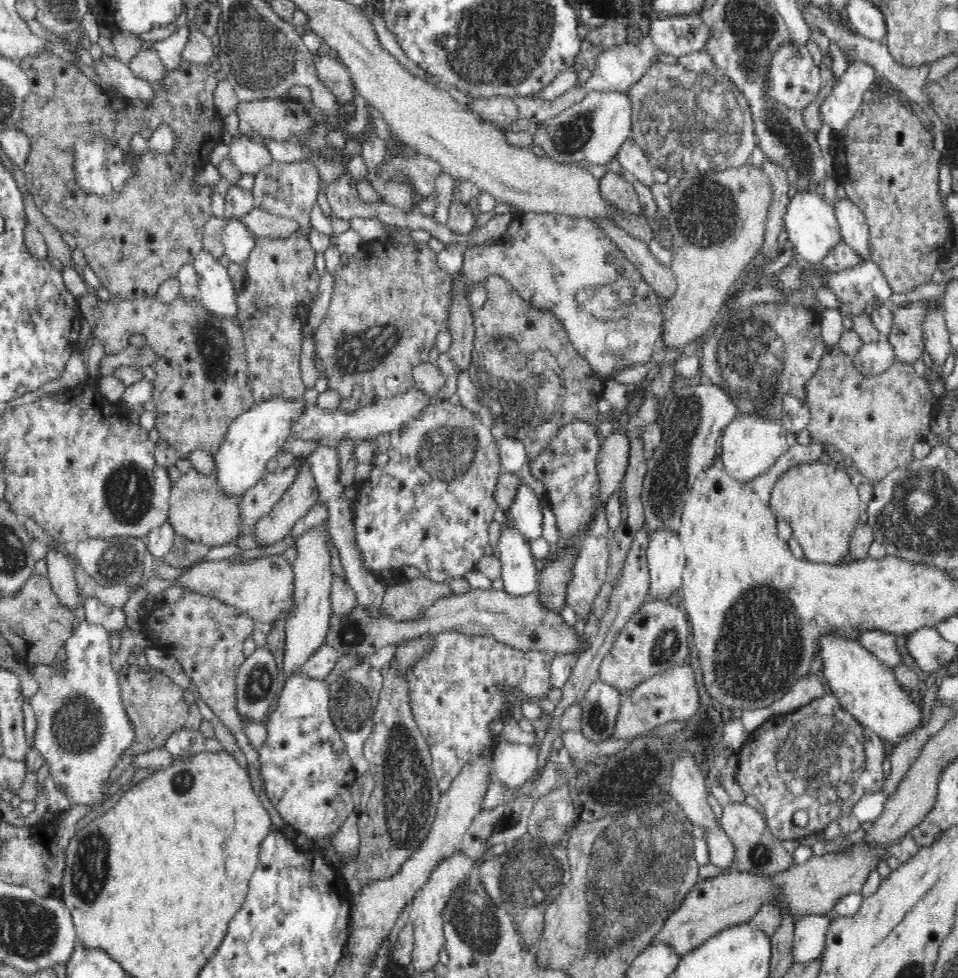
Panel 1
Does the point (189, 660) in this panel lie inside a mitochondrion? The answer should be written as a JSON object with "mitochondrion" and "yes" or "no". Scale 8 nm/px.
{"mitochondrion":"no"}

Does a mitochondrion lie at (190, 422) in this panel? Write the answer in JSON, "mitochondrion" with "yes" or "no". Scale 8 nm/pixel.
{"mitochondrion":"no"}

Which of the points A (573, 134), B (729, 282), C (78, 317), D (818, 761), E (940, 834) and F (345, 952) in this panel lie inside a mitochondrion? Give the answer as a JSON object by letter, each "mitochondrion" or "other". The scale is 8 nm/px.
{"A":"mitochondrion","B":"other","C":"other","D":"mitochondrion","E":"other","F":"other"}

